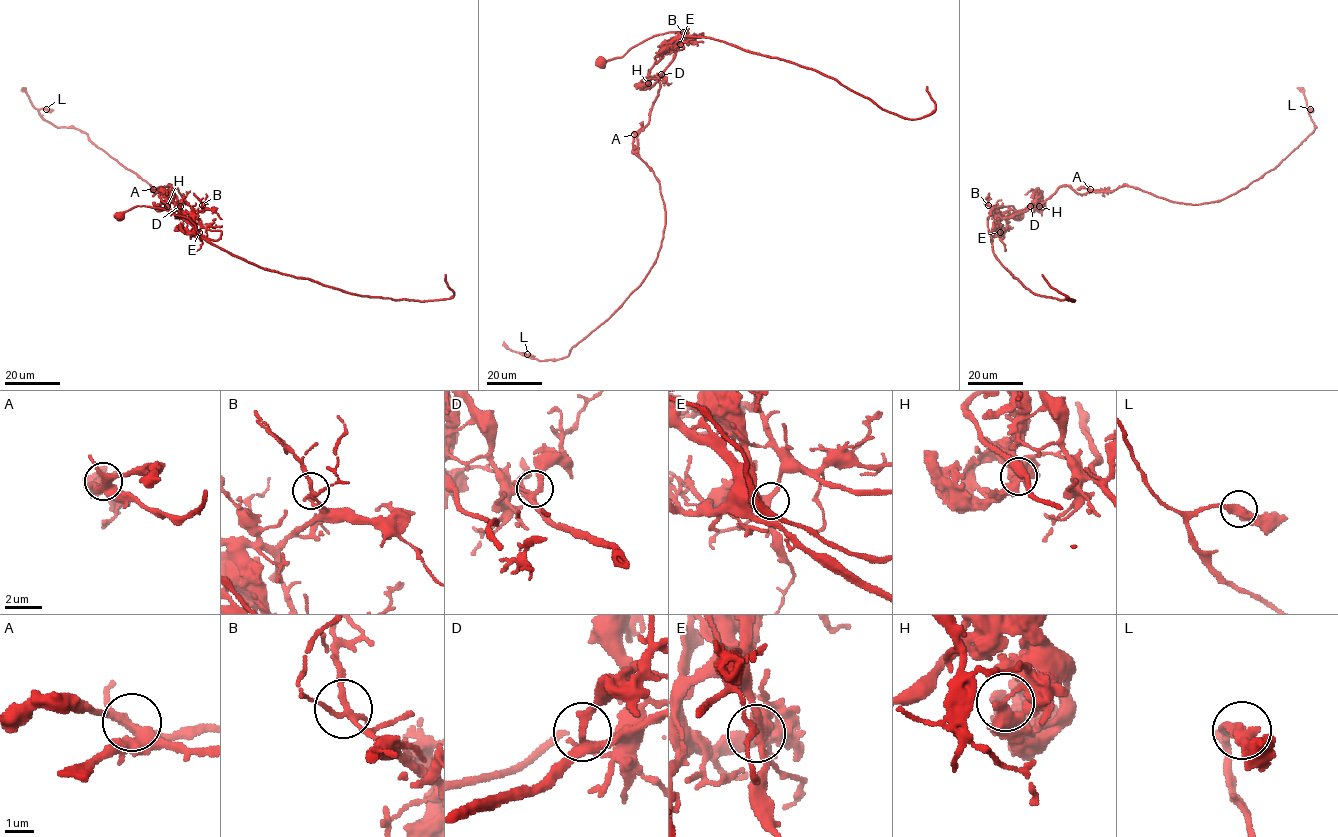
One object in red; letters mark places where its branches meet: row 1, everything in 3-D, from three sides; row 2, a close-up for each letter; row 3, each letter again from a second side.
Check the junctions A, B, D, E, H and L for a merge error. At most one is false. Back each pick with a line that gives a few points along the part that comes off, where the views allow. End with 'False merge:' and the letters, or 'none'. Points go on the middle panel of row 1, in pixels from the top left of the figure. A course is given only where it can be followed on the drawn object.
H: (648, 83), (642, 81), (671, 38), (707, 37), (814, 69), (906, 118), (920, 119), (935, 108), (926, 86)
False merge: H

